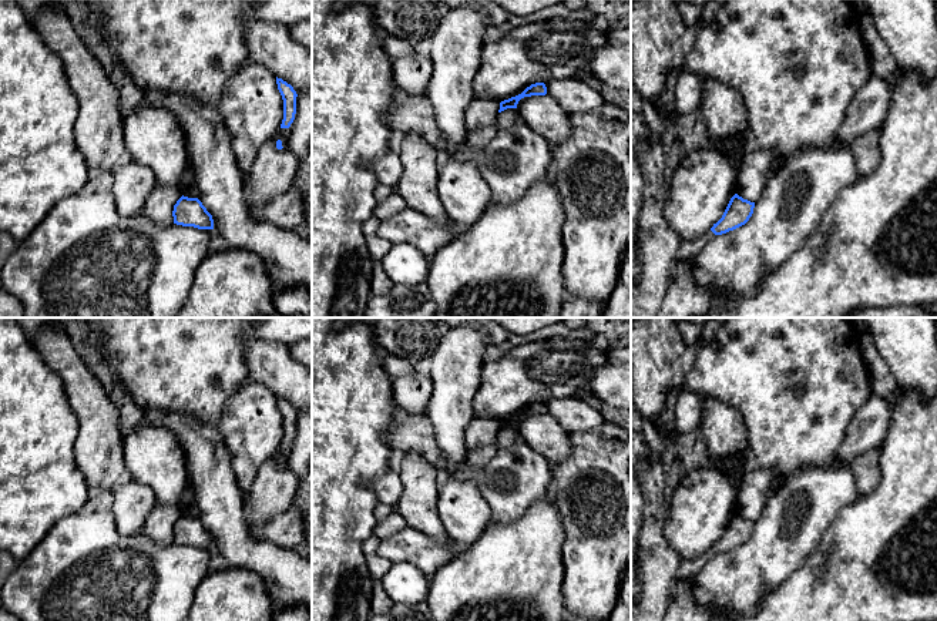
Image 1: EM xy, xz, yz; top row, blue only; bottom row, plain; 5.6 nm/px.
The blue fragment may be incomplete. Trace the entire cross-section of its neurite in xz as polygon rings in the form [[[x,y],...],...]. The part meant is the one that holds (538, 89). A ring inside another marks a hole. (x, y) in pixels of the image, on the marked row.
[[[535,83],[521,94],[501,101],[497,118],[490,127],[468,131],[470,157],[441,161],[437,195],[450,221],[467,226],[476,222],[491,204],[490,188],[478,171],[476,155],[494,138],[498,130],[520,121],[517,104],[521,98],[545,94],[545,84]]]

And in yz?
[[[756,145],[746,150],[739,169],[738,191],[731,198],[722,218],[711,228],[715,235],[733,231],[749,221],[755,204],[765,189],[772,161],[772,150],[765,150]]]

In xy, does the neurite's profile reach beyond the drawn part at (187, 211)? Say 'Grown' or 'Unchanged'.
Grown

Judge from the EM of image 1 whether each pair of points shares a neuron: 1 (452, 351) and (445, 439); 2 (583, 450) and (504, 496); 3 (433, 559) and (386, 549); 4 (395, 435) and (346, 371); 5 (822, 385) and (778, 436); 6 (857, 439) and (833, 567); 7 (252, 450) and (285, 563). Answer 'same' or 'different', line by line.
1: same
2: different
3: same
4: different
5: same
6: different
7: different

